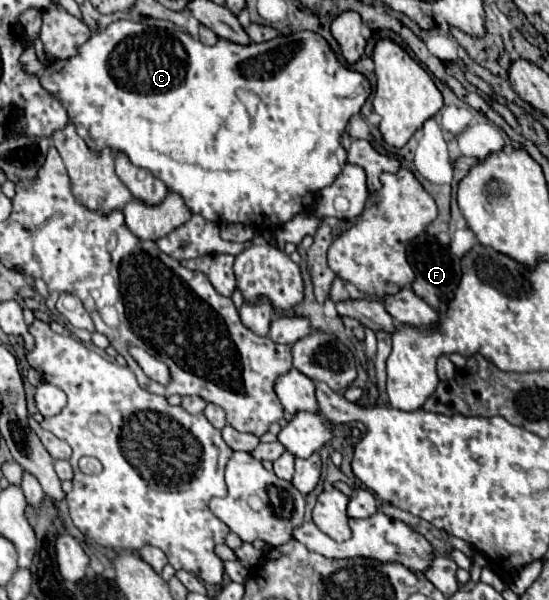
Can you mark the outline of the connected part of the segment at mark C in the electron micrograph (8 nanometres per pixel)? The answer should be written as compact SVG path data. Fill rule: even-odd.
M114 21L110 23L104 31L94 33L84 45L76 49L76 55L66 59L66 61L52 61L44 73L40 75L40 85L66 109L68 113L68 123L76 127L76 133L86 141L88 149L98 153L104 147L110 147L114 153L124 155L132 165L148 169L156 179L166 185L168 193L178 193L184 201L184 205L190 209L190 213L202 215L204 219L212 223L244 223L244 225L254 225L258 231L264 229L276 229L294 219L300 213L310 213L314 207L314 199L318 193L328 187L342 171L338 159L336 159L336 149L340 147L340 133L346 129L348 119L360 111L364 101L370 95L370 83L366 81L364 75L350 71L348 67L340 65L336 59L334 51L328 47L328 43L312 33L312 31L300 31L290 37L276 37L266 43L252 43L250 47L238 47L236 43L226 43L220 39L216 45L208 47L202 45L200 41L192 39L184 31L166 31L166 29L156 29L148 27L142 23L132 23L132 21ZM238 89L250 89L256 95L260 95L262 103L258 105L256 115L248 115L244 105L238 101L236 91Z

